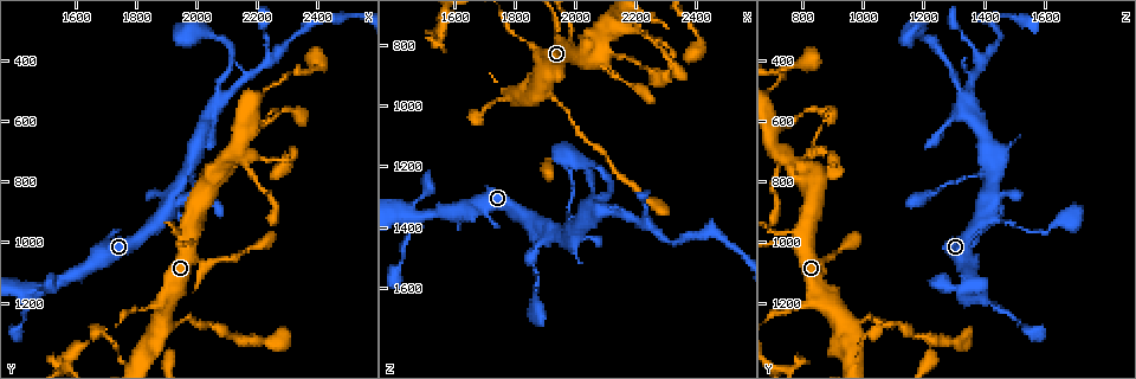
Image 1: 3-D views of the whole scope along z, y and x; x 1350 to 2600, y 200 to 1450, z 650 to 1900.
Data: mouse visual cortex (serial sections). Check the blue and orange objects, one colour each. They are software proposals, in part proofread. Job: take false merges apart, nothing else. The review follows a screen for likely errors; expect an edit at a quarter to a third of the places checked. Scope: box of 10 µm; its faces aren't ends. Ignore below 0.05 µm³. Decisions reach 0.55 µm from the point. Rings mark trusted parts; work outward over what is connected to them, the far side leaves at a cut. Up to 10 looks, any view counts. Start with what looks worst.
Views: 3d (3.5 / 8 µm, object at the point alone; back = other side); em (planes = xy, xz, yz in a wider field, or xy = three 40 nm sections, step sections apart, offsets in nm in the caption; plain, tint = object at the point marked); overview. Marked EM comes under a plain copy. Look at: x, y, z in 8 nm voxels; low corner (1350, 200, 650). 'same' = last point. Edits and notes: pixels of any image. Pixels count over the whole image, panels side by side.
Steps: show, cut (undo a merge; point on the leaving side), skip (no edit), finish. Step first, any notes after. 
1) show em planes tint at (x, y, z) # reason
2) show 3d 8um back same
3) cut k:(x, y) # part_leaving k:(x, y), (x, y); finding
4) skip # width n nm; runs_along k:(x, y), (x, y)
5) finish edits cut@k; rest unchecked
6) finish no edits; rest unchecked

show em planes tint at (1910, 1270, 960) # three arms meet

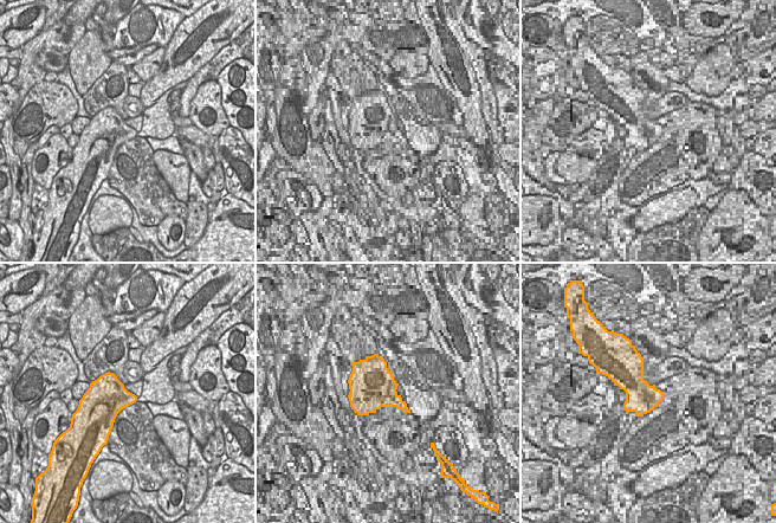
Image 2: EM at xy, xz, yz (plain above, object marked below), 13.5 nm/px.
show 3d 3.5um back same # wider look

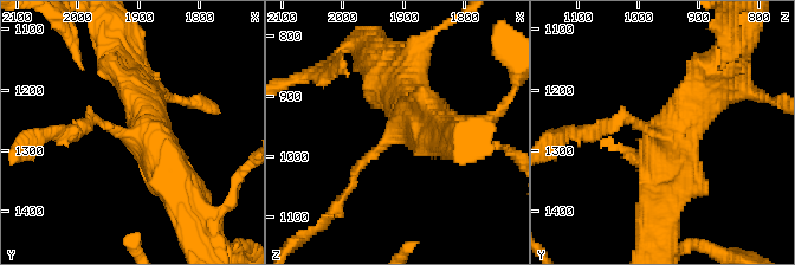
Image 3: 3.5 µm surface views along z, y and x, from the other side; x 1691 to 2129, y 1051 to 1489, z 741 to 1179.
cut 3:(79, 125) # part_leaving 3:(102, 125), (88, 118), (33, 140); a second cell is stuck on

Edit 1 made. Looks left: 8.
show overview

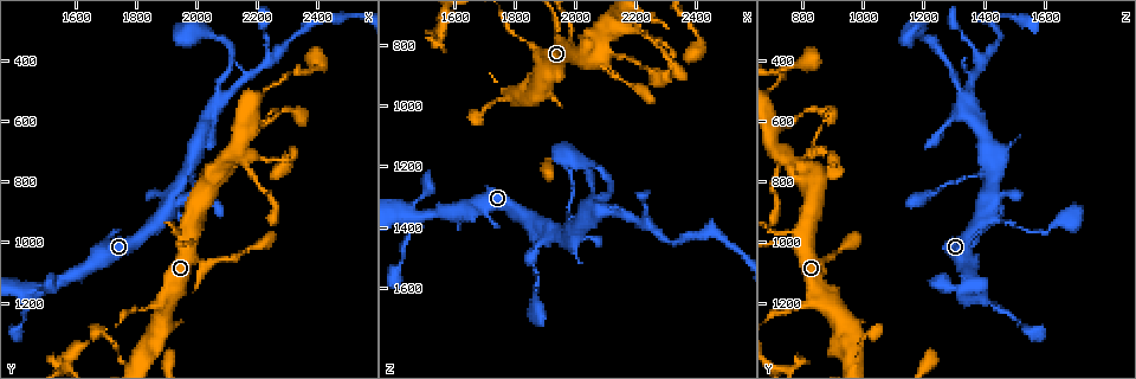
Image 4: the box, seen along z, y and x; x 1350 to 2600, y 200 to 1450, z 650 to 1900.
show 3d 3.5um at (2220, 730, 760) # sudden change in width

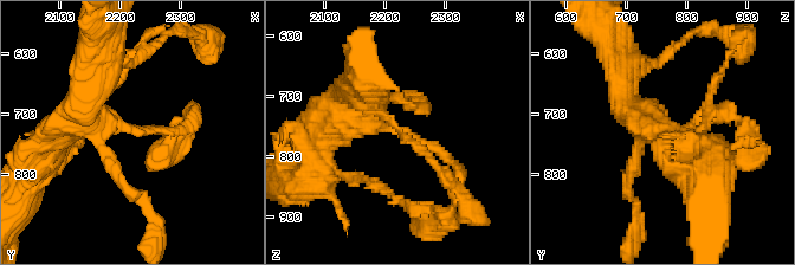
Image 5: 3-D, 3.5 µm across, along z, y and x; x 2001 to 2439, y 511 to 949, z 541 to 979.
show em planes tint at (2230, 720, 760) # arm_widths 150, 450 nm

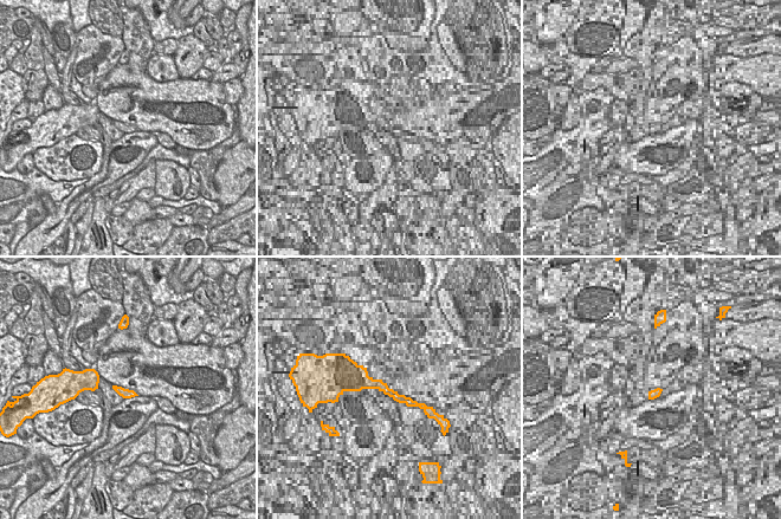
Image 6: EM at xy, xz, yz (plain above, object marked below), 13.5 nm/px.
show em xy step 5 tint same # cut it another way

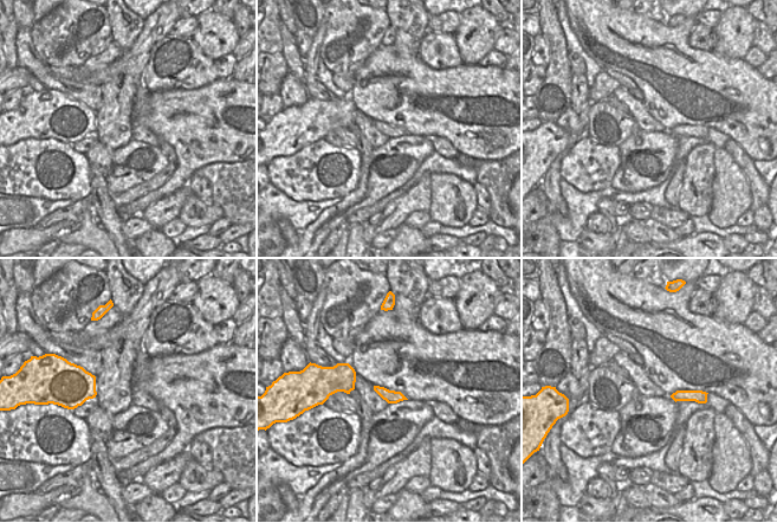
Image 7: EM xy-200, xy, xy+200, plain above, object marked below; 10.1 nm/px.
skip # runs_along 5:(330, 124), (399, 130), (457, 182); continuous, no second cell

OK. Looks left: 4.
show 3d 3.5um at (1960, 780, 1430) # arms part here

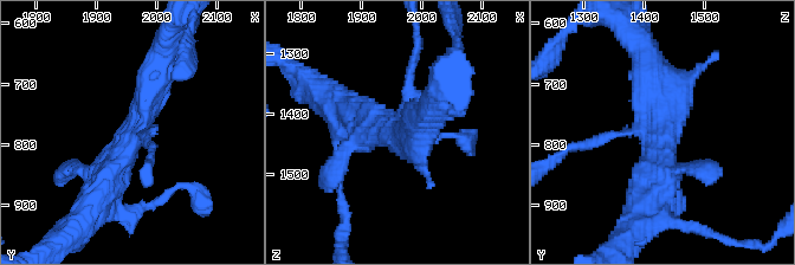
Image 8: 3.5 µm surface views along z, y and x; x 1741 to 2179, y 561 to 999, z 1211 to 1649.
show em xy step 2 tint at (1960, 780, 1430) # arms 3; arm_widths 100, 450, 450 nm; need the tissue

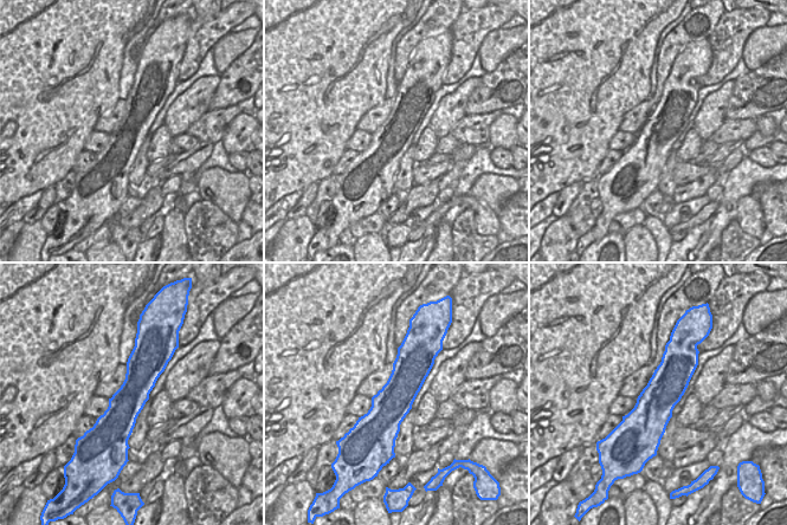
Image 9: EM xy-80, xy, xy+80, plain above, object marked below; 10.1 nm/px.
skip # runs_along 9:(408, 345), (389, 446); one cell here

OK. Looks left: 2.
finish edits cut@3; rest unchecked

